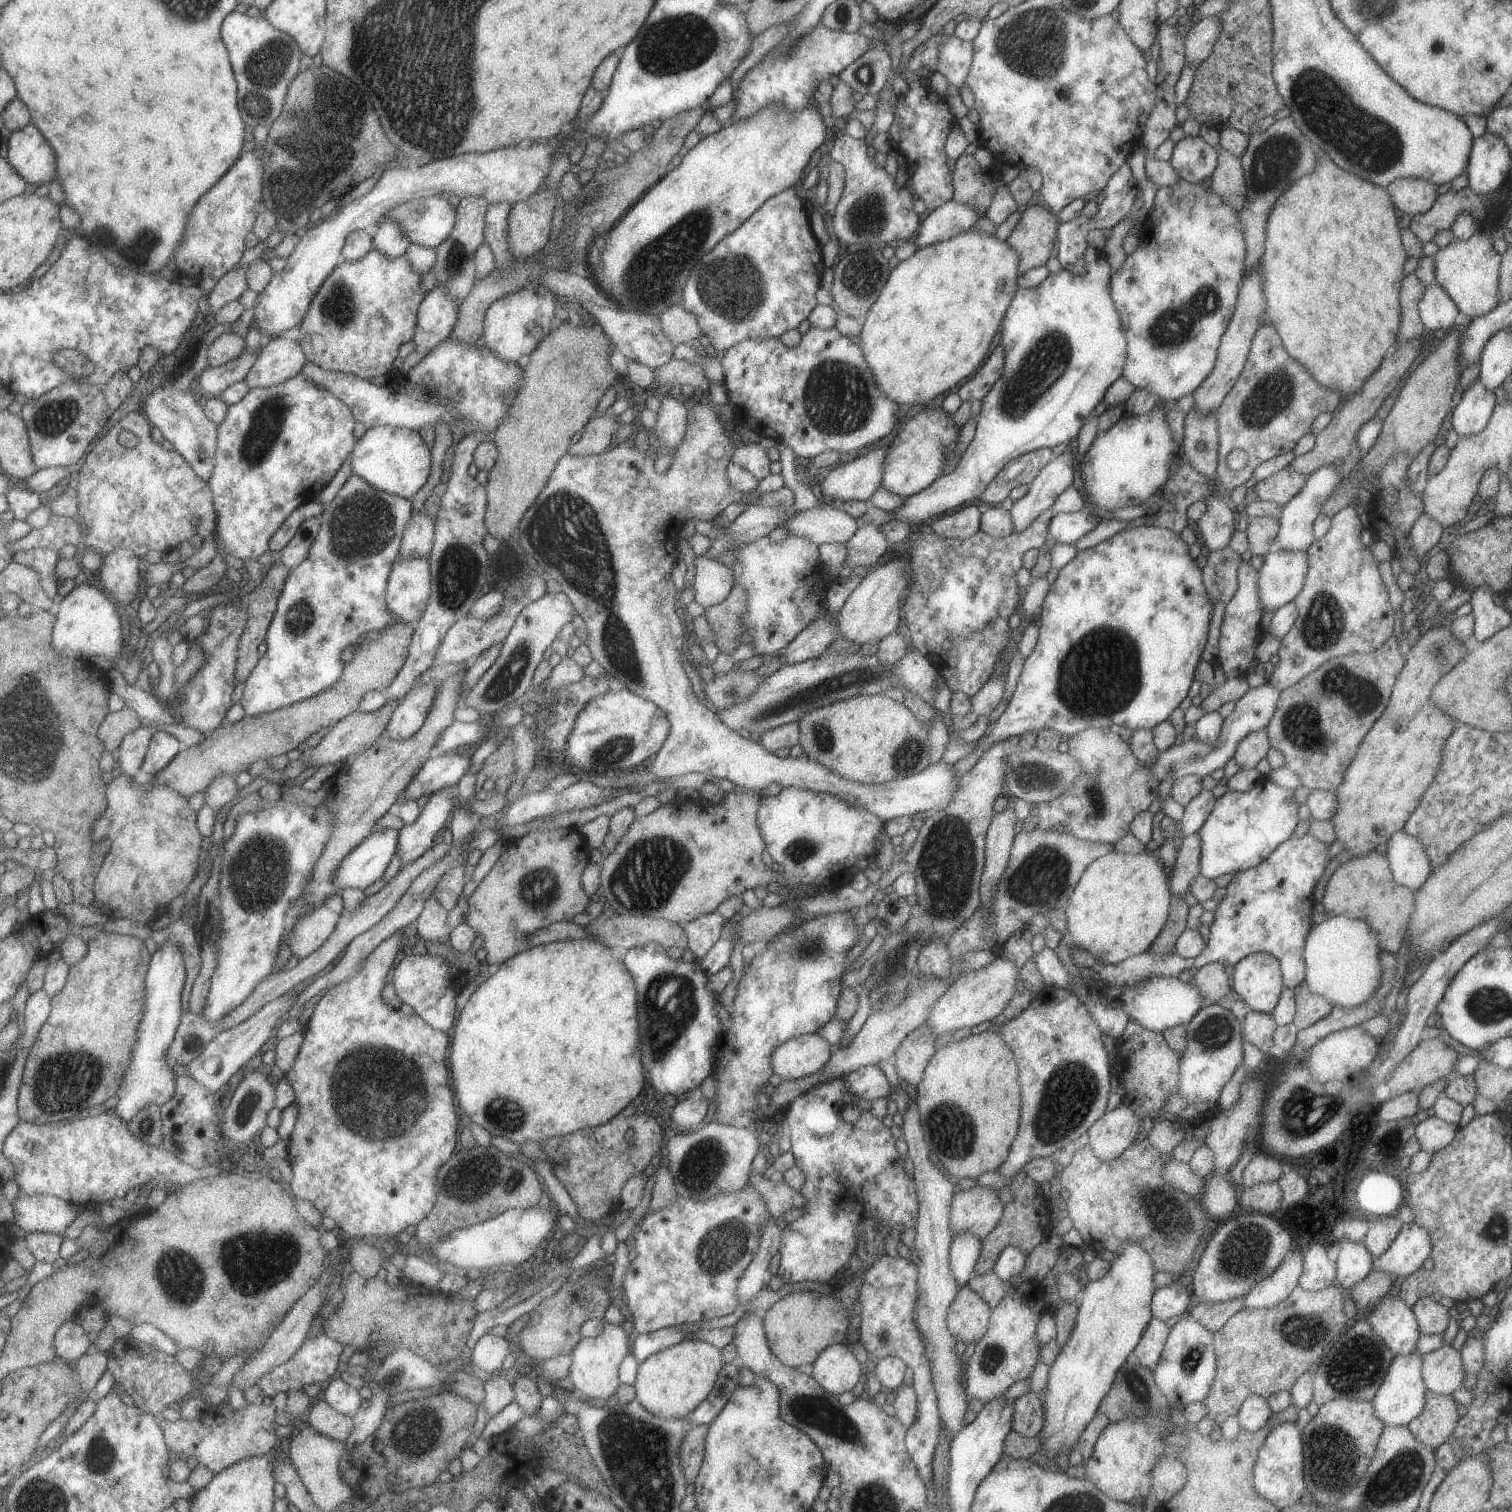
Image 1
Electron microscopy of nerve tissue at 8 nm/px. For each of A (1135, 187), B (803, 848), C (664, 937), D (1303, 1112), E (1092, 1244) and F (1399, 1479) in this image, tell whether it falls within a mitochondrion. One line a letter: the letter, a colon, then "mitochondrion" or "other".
A: other
B: mitochondrion
C: other
D: mitochondrion
E: other
F: mitochondrion

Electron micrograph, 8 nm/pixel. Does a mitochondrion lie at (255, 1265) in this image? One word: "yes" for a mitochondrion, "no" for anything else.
yes

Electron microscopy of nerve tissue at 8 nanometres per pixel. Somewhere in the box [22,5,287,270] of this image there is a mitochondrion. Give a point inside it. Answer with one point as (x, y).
(143, 244)

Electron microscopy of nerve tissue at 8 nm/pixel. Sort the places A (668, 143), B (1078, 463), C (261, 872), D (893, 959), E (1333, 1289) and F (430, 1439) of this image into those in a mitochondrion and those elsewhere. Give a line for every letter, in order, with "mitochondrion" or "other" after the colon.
A: other
B: other
C: mitochondrion
D: mitochondrion
E: other
F: other

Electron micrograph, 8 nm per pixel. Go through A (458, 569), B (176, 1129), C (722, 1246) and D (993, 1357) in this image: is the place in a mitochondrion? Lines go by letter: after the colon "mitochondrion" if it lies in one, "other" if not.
A: mitochondrion
B: other
C: mitochondrion
D: mitochondrion

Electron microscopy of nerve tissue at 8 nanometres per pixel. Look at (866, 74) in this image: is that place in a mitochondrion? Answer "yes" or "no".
yes

